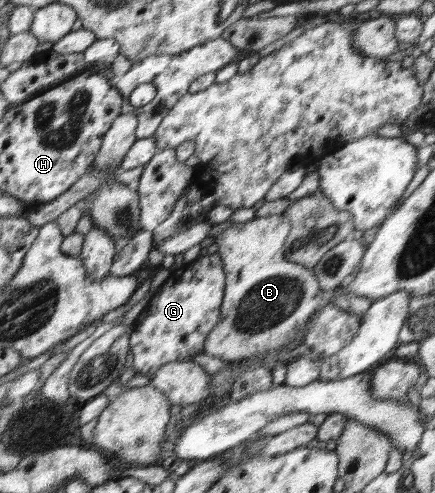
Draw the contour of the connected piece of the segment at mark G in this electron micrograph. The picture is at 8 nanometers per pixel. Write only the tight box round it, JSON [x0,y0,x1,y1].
[129,252,224,378]

